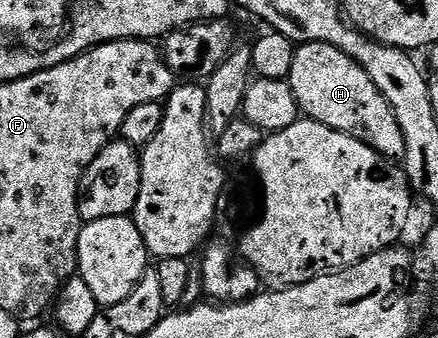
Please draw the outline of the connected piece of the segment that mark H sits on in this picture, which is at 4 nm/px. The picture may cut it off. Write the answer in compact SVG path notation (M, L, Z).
M302 43L297 46L294 65L288 74L287 83L294 89L294 97L300 102L301 112L307 118L318 121L335 131L346 133L358 141L362 141L368 147L373 147L380 155L384 155L393 161L403 160L406 149L406 137L402 135L402 125L398 123L398 117L394 115L394 109L386 101L366 73L362 65L358 65L342 49L338 49L329 43Z

